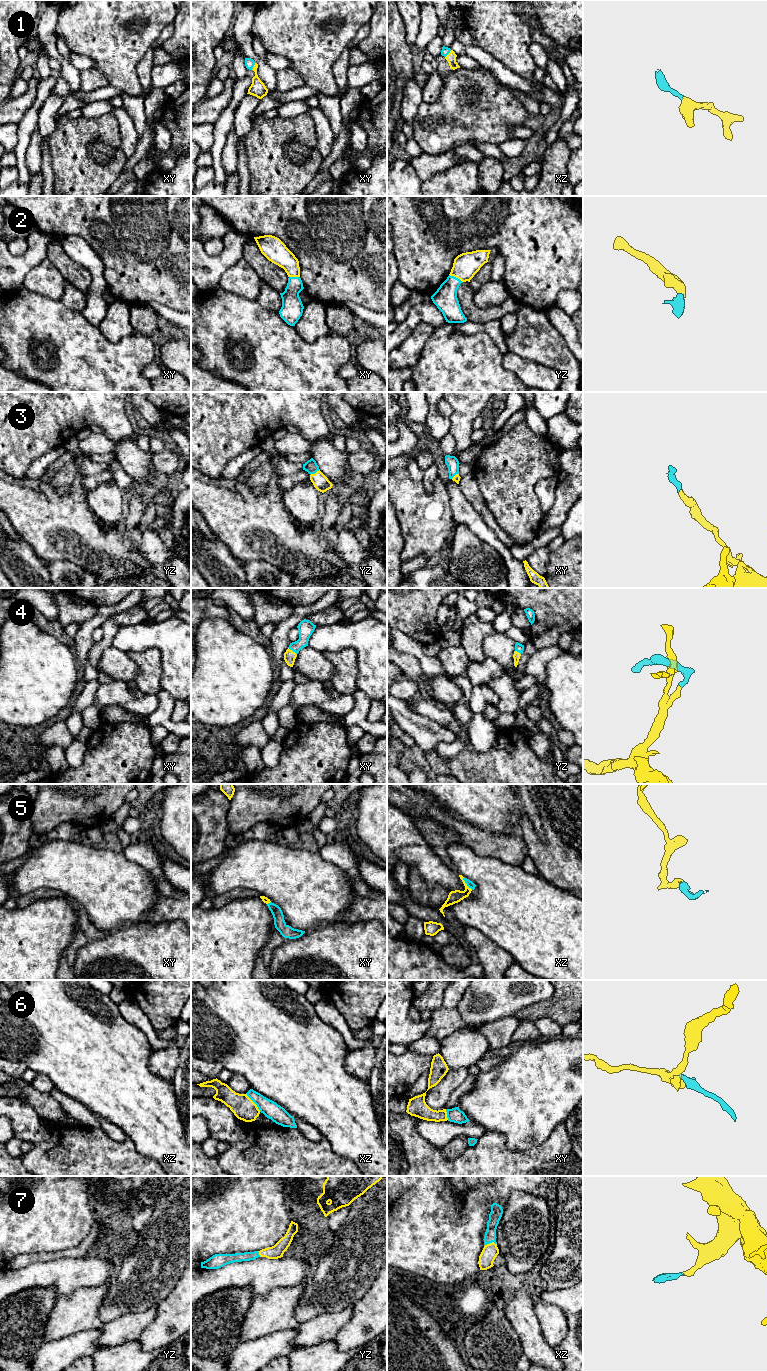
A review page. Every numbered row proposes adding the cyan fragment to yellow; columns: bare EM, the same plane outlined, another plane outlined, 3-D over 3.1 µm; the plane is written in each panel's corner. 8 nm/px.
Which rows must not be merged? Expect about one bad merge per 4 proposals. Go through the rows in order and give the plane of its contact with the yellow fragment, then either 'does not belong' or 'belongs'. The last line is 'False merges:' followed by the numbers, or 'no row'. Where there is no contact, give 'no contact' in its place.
1: xz | belongs
2: yz | belongs
3: yz | belongs
4: xy | belongs
5: xz | belongs
6: xz | does not belong
7: xz | belongs
False merges: 6

